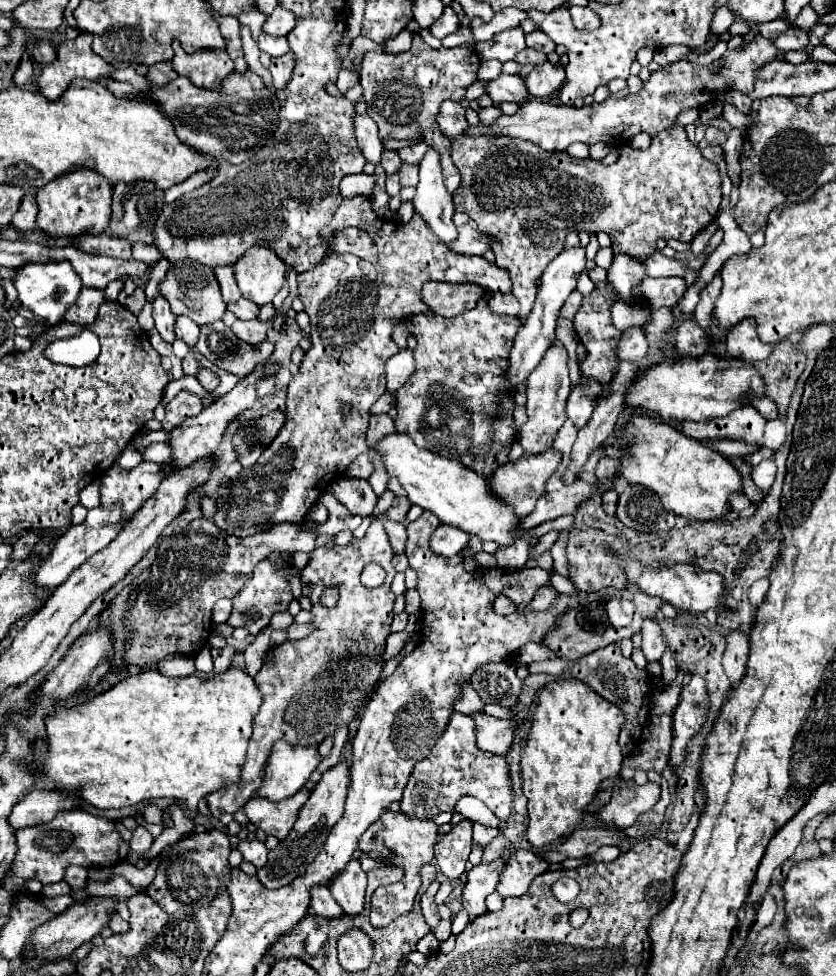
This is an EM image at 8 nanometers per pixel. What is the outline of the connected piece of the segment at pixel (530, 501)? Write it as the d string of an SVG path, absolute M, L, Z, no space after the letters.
M549 449L541 455L529 455L529 457L523 457L515 463L503 463L495 473L493 473L493 479L489 481L489 487L493 489L493 493L497 493L499 497L507 499L513 509L517 511L517 517L525 517L533 511L537 499L545 493L545 485L549 481L549 477L553 477L553 473L557 471L559 463L561 463L563 455L557 451L557 449Z

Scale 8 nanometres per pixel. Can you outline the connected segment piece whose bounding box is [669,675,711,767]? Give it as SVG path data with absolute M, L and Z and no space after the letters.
M691 677L691 683L681 691L679 705L673 713L673 745L669 765L677 767L685 759L685 745L699 733L709 713L709 695L705 679Z

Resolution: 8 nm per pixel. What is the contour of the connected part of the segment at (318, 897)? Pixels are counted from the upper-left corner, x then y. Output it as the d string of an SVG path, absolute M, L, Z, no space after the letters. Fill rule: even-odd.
M315 887L313 889L313 903L311 909L315 915L325 917L325 919L335 919L343 915L343 909L339 907L339 903L331 897L331 891L327 887Z

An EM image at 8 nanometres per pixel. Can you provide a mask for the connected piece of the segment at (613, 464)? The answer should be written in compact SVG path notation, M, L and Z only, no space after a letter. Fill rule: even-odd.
M603 457L603 459L601 459L599 463L597 463L595 475L597 475L599 479L603 479L603 477L609 477L609 475L617 473L617 463L619 463L619 459L611 459L611 457Z

